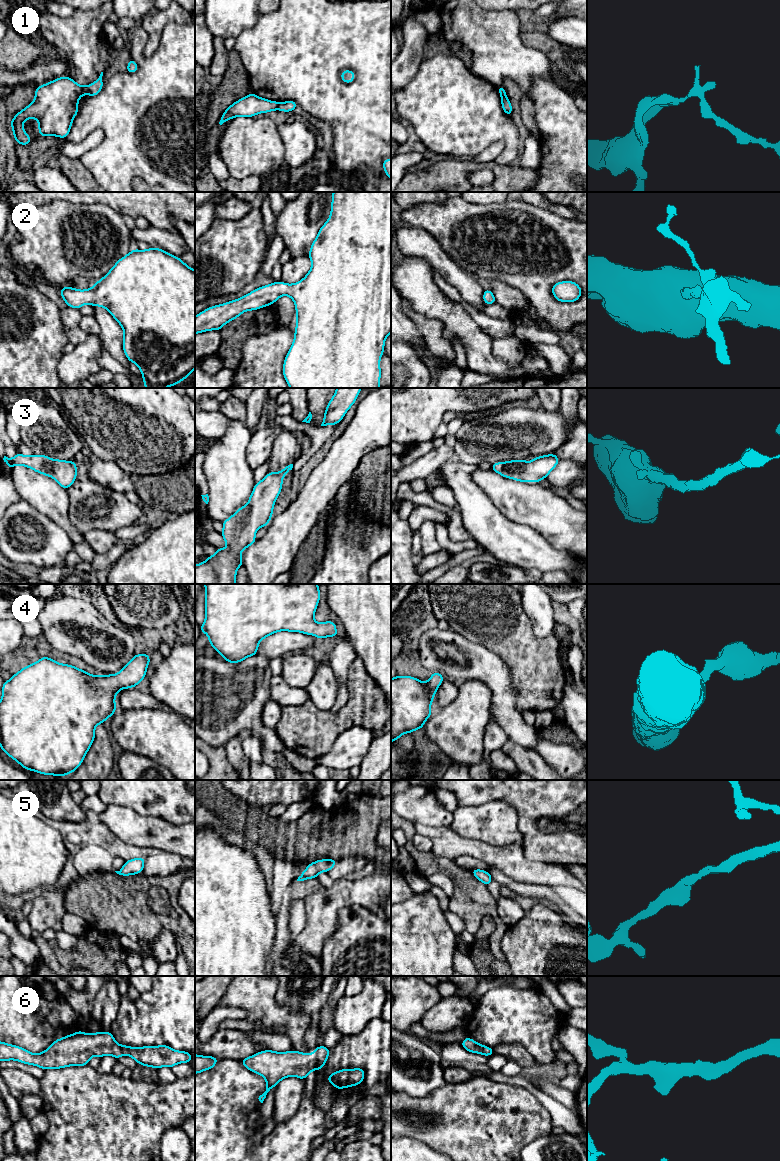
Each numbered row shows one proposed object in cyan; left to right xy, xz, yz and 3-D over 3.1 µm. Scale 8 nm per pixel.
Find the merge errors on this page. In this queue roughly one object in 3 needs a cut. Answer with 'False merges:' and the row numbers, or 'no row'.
False merges: 1

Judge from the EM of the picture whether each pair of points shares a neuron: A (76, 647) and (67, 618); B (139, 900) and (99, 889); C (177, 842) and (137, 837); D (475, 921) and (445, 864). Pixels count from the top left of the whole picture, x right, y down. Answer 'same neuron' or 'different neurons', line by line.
A: same neuron
B: same neuron
C: same neuron
D: same neuron

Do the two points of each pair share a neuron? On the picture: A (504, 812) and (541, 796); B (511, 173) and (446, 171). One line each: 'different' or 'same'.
A: different
B: same

